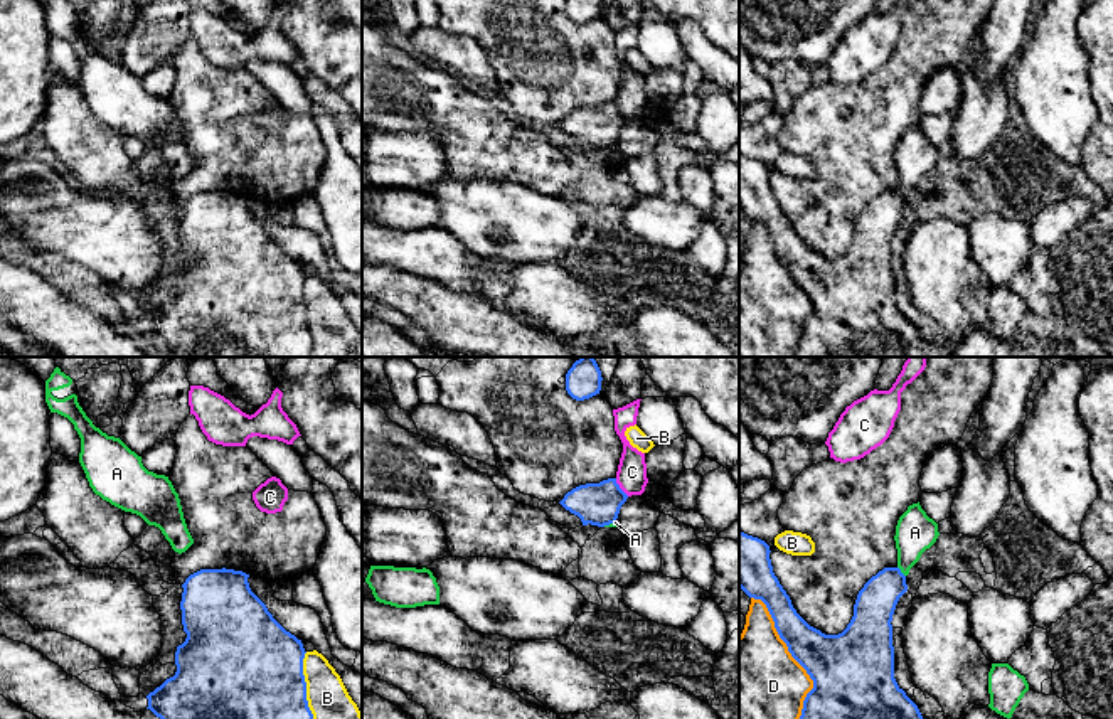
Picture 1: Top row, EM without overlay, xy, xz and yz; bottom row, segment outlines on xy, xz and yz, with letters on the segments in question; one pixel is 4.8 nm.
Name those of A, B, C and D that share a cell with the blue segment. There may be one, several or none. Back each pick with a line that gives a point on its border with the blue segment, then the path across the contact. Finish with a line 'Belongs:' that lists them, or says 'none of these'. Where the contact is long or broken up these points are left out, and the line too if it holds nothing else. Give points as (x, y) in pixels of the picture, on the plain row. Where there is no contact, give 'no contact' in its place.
Belongs: none of these

